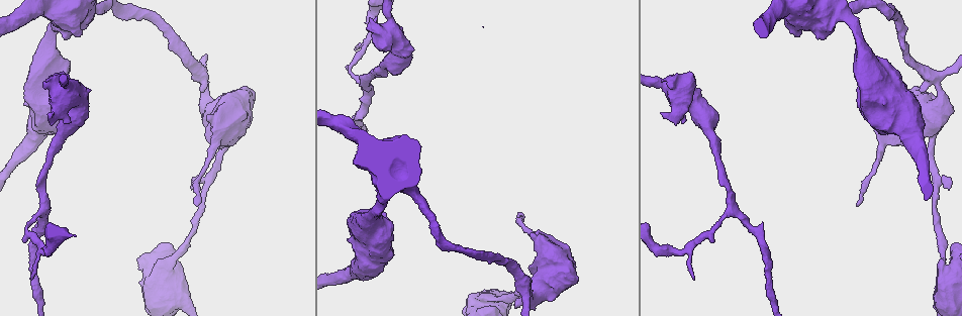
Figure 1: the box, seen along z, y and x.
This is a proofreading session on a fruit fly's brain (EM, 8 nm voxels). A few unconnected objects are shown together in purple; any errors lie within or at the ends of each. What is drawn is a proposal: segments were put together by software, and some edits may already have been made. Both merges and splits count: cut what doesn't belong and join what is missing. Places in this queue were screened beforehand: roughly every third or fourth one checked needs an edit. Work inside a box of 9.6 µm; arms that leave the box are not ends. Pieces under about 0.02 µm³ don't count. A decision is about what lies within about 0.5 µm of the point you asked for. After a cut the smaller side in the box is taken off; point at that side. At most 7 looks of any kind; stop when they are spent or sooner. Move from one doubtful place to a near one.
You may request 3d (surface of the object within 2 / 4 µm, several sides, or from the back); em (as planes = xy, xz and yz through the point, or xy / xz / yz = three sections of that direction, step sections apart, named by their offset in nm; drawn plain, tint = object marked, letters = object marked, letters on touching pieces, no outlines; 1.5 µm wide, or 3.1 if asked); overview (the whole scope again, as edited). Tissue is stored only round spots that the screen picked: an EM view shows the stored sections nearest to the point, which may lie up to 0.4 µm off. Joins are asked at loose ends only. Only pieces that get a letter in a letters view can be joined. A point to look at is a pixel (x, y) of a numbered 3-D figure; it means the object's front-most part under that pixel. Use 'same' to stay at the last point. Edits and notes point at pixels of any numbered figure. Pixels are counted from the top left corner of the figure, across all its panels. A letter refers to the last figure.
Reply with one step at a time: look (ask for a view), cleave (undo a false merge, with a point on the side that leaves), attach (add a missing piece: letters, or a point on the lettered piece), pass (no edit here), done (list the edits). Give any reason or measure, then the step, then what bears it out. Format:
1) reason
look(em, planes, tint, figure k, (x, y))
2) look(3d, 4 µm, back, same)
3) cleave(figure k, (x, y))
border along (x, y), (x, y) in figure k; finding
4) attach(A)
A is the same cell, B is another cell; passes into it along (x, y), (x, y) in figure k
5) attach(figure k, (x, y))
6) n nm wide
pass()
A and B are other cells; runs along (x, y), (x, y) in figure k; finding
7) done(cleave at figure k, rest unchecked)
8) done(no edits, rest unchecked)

sudden change in width
look(3d, 4 µm, figure 1, (795, 29))

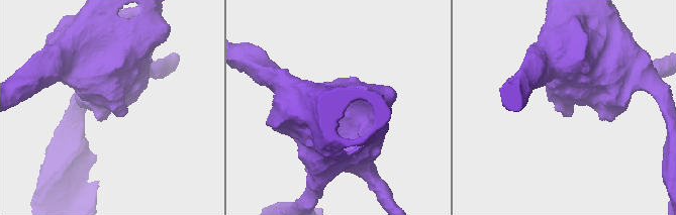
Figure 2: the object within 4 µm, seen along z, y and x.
now the EM
look(em, planes, letters, figure 2, (563, 103))

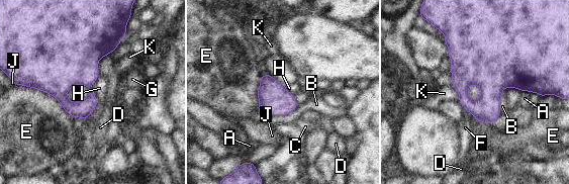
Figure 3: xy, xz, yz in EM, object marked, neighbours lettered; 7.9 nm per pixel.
pass()
A, B, C, D, E, F, G, H, J and K are other cells; one neuron here

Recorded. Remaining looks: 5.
look(em, planes, letters, figure 1, (933, 83))

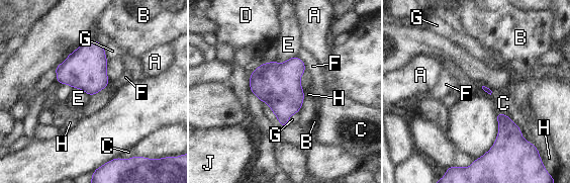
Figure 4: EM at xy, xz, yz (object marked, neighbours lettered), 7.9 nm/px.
280 nm wide
pass()
A, B, C, D, E, F, G, H and J are other cells; border along (296, 56), (281, 63), (274, 61) in figure 4; one neuron here

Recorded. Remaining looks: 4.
done(no edits, rest unchecked)

